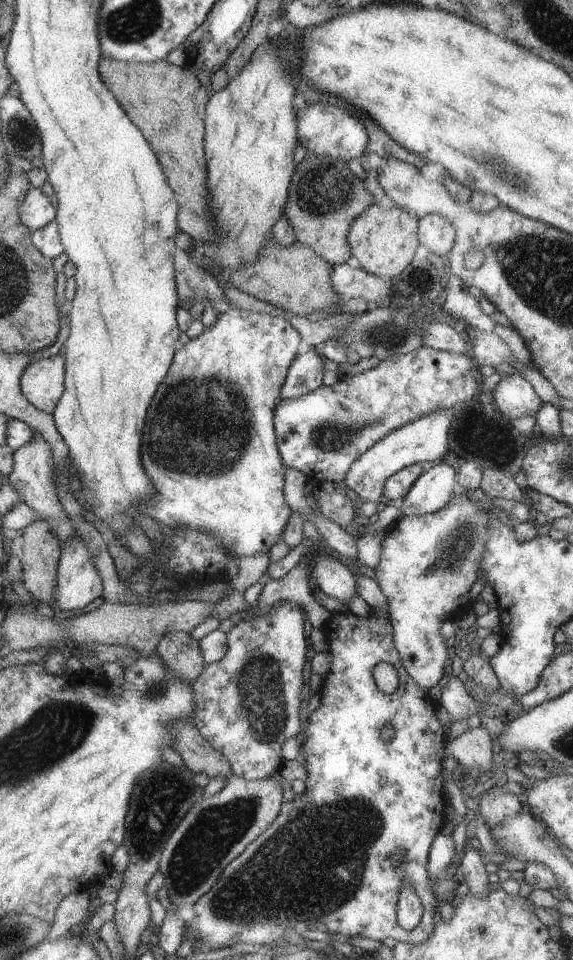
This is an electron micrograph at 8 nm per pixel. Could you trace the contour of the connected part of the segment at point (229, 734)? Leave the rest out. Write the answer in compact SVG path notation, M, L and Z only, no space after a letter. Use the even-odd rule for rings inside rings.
M284 600L275 603L268 609L266 614L256 616L256 618L247 618L234 623L234 626L227 632L227 651L222 660L213 662L212 664L205 664L200 678L192 684L194 690L194 716L192 716L193 724L198 728L202 738L209 742L209 745L215 750L224 755L224 758L230 763L233 774L242 776L245 780L267 779L275 773L279 772L280 766L283 764L282 746L288 738L298 737L300 728L302 728L302 720L300 720L300 704L304 694L304 679L302 672L304 672L304 664L306 664L306 654L308 654L308 637L304 632L304 612L294 602Z

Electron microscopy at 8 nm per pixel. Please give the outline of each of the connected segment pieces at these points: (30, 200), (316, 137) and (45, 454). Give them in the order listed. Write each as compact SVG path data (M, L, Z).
M31 188L24 197L24 202L18 208L20 222L26 225L31 231L44 228L46 224L55 220L57 214L56 208L52 205L50 197L42 190Z
M326 99L300 109L296 114L296 124L298 124L298 132L296 132L298 144L312 155L328 156L332 160L354 164L365 154L364 150L368 146L368 132L364 124L356 116L352 116L346 108L334 106Z
M34 432L34 434L36 434L34 440L28 440L14 451L13 469L7 480L10 480L10 484L16 488L22 501L36 510L42 516L42 520L52 526L52 530L56 532L56 536L60 540L59 544L66 544L68 540L72 540L76 536L77 530L72 526L72 520L68 513L64 512L64 507L60 504L57 495L57 484L54 482L55 462L50 444L38 432Z

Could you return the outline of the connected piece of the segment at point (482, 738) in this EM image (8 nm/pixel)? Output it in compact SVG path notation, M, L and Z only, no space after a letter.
M478 725L468 728L458 738L447 741L445 754L454 756L459 764L467 768L477 767L483 773L492 771L497 749L488 731Z

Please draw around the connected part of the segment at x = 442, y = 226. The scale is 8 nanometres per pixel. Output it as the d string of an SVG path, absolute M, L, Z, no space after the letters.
M428 214L419 219L417 236L419 244L439 258L450 252L455 243L454 226L438 214Z

